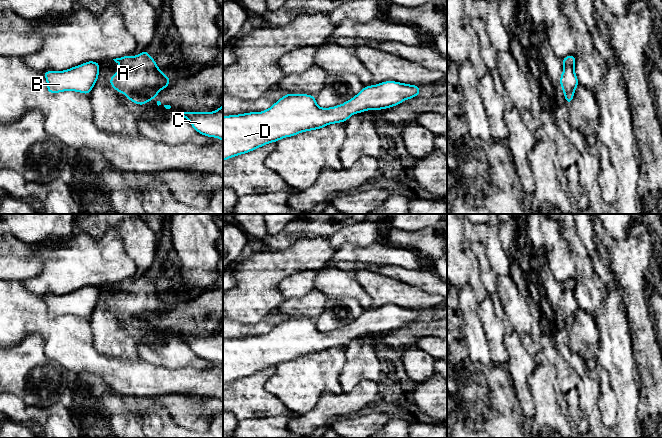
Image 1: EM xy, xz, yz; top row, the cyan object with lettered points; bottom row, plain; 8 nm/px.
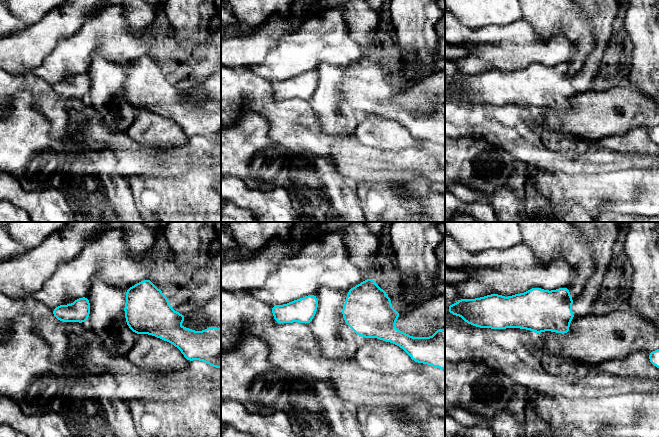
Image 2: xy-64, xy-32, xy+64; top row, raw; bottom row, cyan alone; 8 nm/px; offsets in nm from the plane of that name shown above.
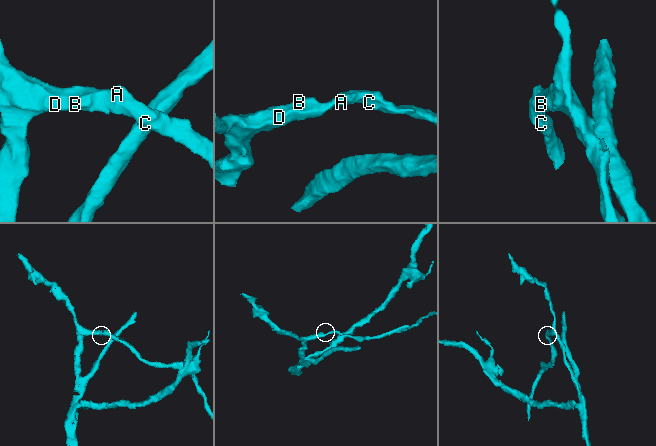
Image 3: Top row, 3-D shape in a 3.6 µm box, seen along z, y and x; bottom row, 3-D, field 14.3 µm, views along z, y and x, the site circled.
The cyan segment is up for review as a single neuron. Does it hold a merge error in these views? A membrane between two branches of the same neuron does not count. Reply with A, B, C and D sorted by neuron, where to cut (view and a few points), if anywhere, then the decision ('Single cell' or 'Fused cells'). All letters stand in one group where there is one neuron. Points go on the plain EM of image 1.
Groups: A B C D. No split. Single cell

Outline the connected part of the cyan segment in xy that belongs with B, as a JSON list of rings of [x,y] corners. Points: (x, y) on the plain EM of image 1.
[[[87,285],[64,295],[50,294],[43,298],[50,318],[75,315],[89,319],[98,304],[99,295],[99,286]]]

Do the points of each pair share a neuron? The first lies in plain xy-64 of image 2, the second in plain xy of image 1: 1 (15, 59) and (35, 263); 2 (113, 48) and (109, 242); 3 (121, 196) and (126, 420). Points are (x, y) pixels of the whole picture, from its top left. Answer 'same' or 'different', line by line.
1: same
2: same
3: same

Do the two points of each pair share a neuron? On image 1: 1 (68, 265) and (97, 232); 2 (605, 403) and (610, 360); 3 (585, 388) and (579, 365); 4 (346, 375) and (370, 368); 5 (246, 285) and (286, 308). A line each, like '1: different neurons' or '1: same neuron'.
1: different neurons
2: different neurons
3: same neuron
4: same neuron
5: different neurons

